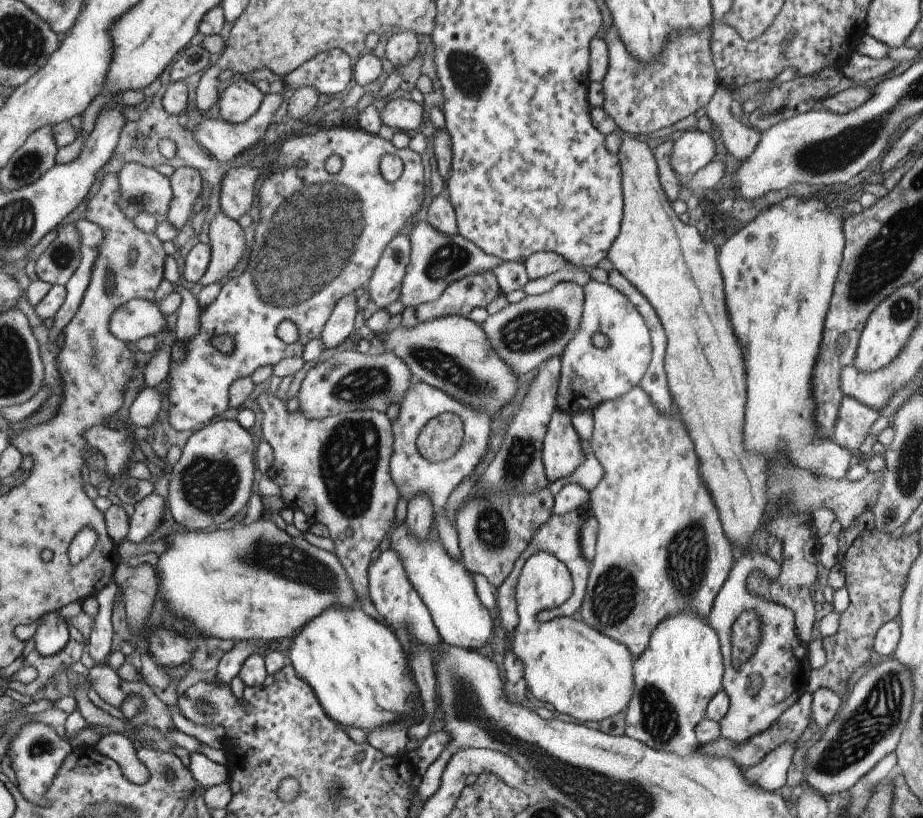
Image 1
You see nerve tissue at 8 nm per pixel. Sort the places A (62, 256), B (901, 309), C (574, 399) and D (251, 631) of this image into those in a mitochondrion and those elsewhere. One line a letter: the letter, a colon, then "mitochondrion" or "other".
A: mitochondrion
B: mitochondrion
C: other
D: other

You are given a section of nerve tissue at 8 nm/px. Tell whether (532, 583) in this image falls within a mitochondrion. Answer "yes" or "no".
no

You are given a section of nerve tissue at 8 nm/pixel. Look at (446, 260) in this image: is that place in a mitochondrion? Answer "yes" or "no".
yes

